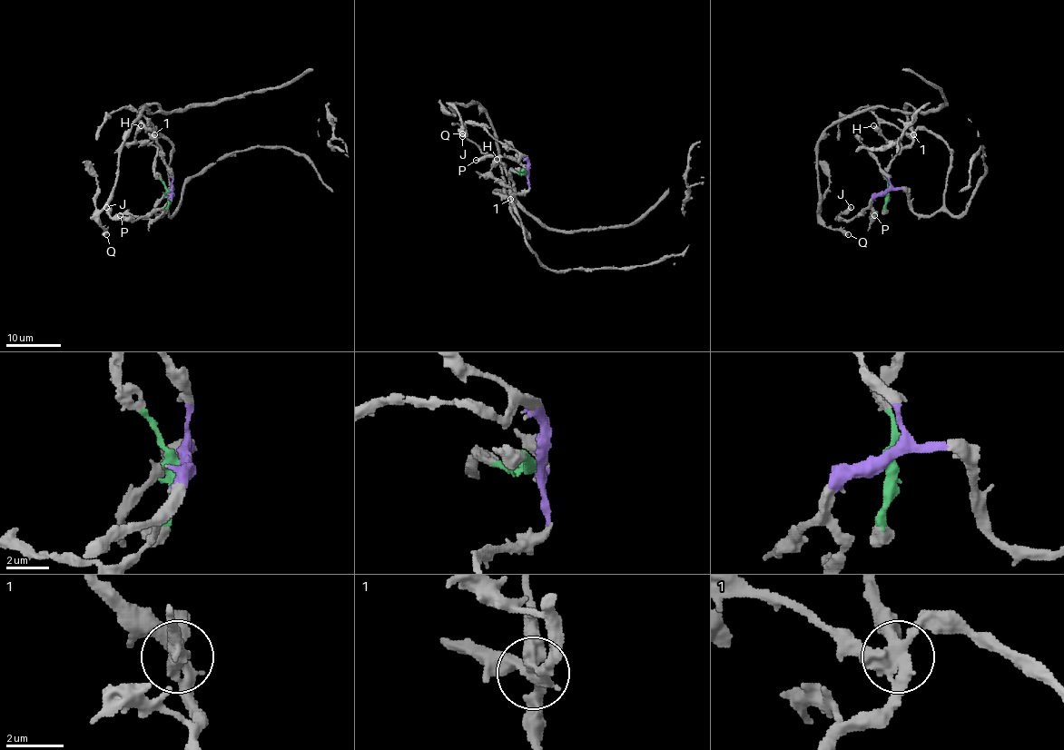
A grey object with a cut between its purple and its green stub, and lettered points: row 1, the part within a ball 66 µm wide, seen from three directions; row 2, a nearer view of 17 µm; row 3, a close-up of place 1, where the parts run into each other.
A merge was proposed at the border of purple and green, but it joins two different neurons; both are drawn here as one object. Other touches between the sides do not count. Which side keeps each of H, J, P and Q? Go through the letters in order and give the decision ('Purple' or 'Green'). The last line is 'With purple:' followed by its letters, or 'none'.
H: Green
J: Purple
P: Purple
Q: Green
With purple: J, P

